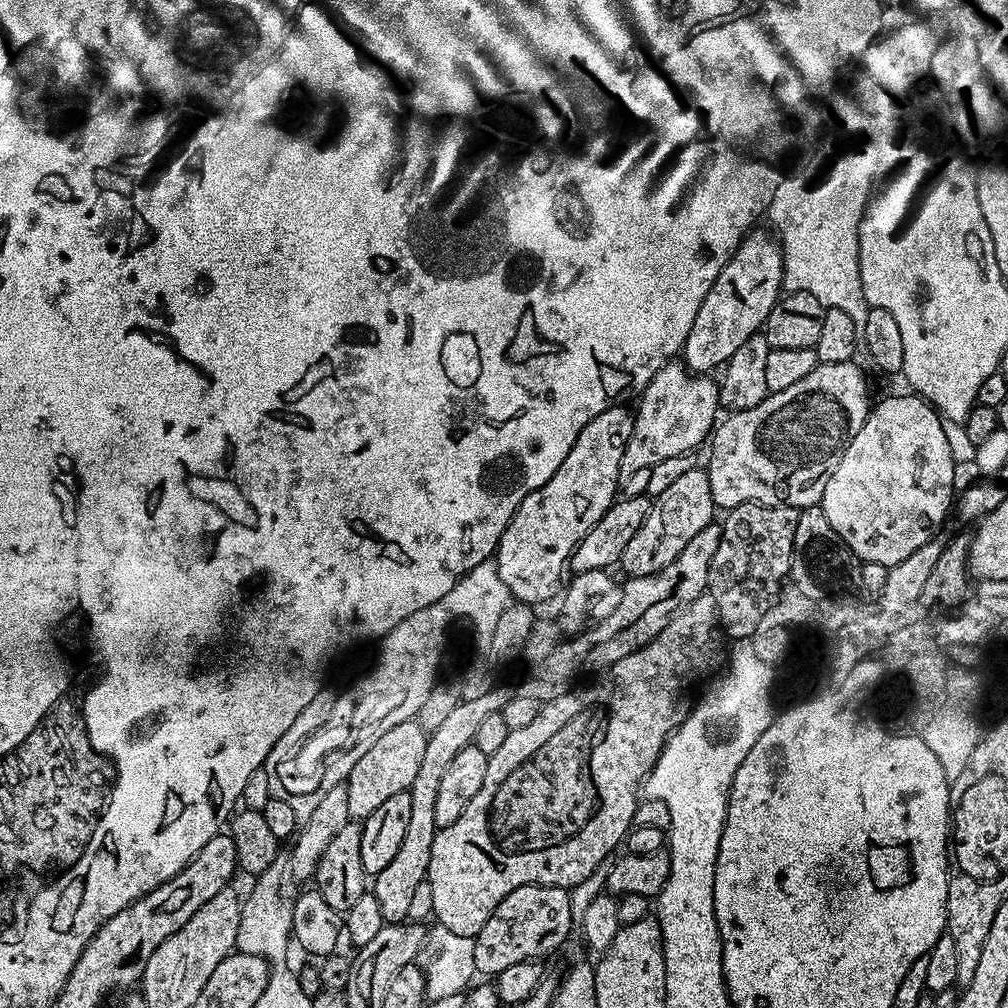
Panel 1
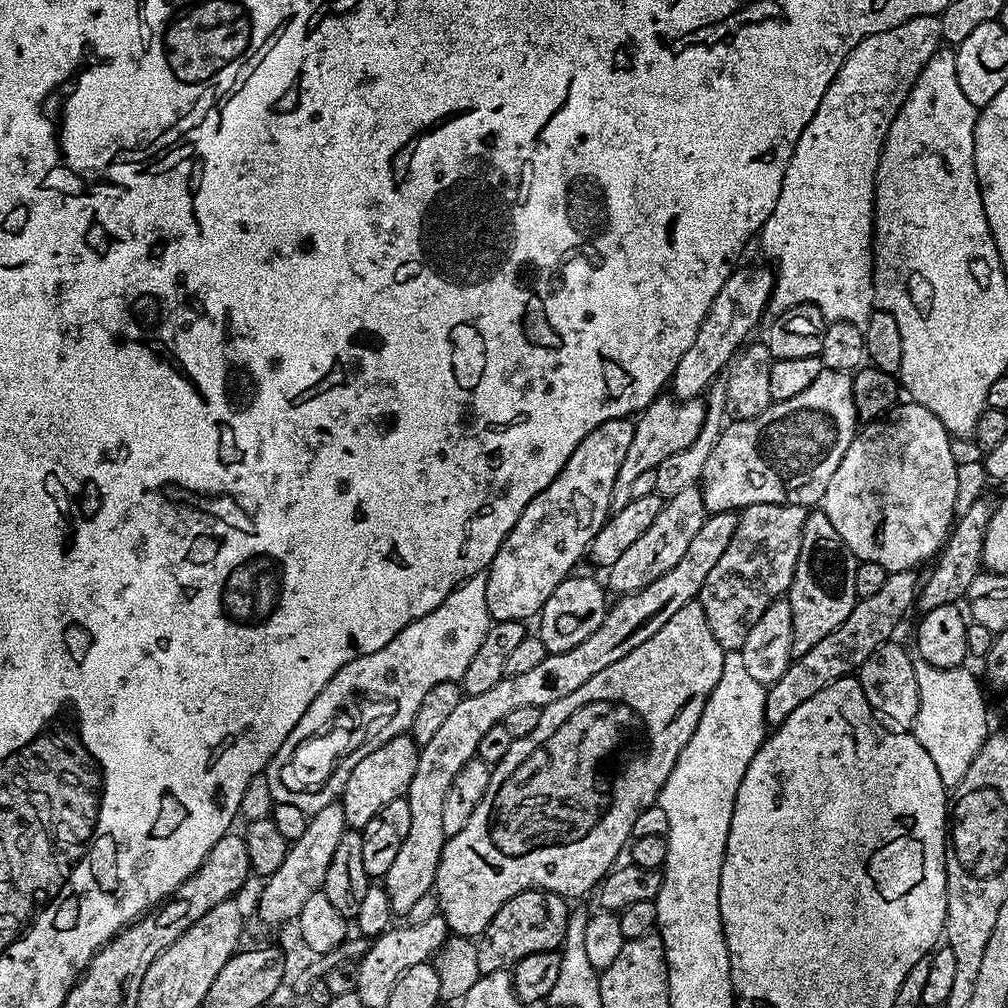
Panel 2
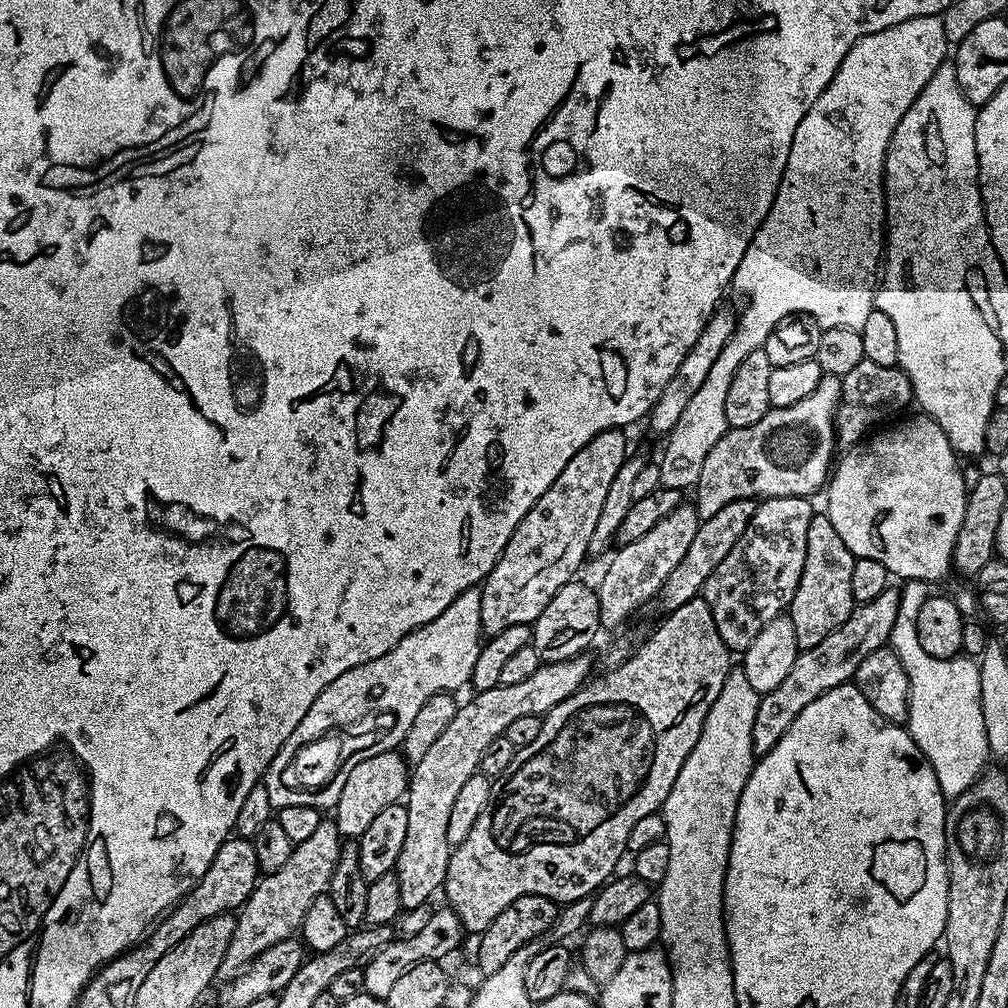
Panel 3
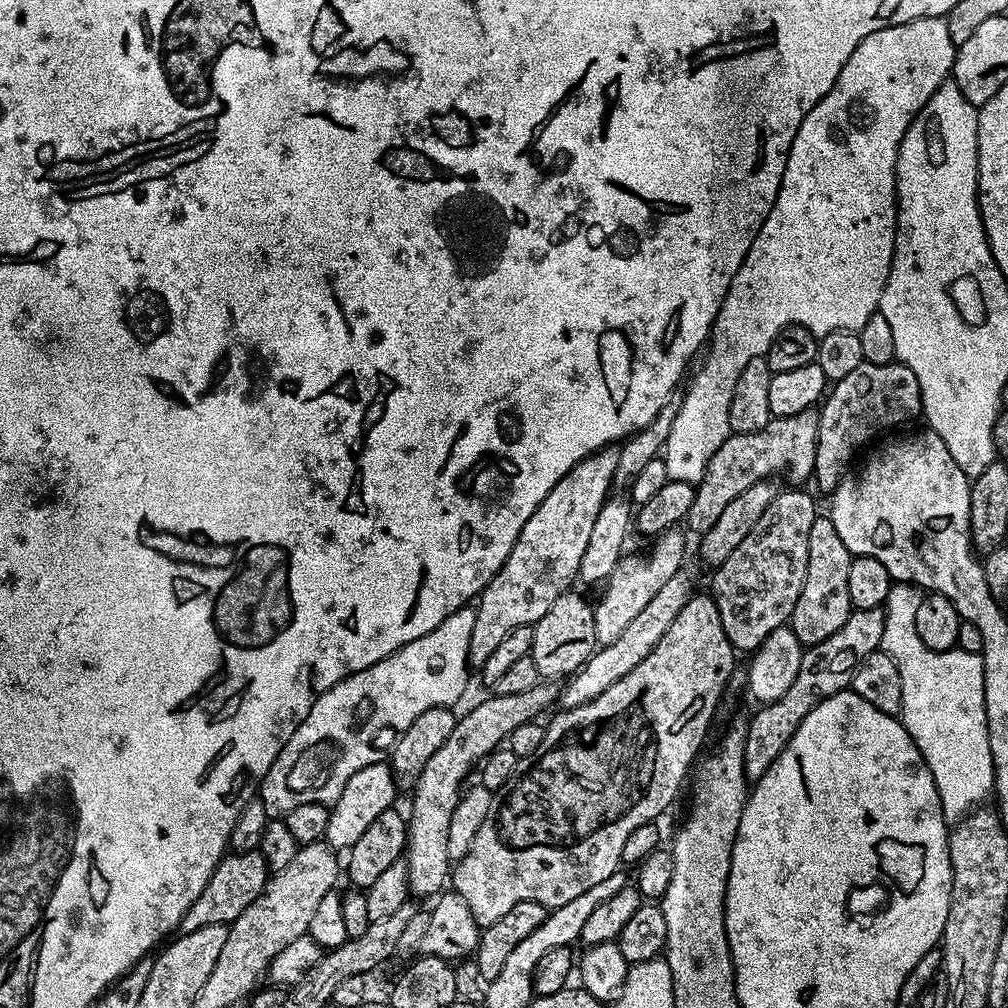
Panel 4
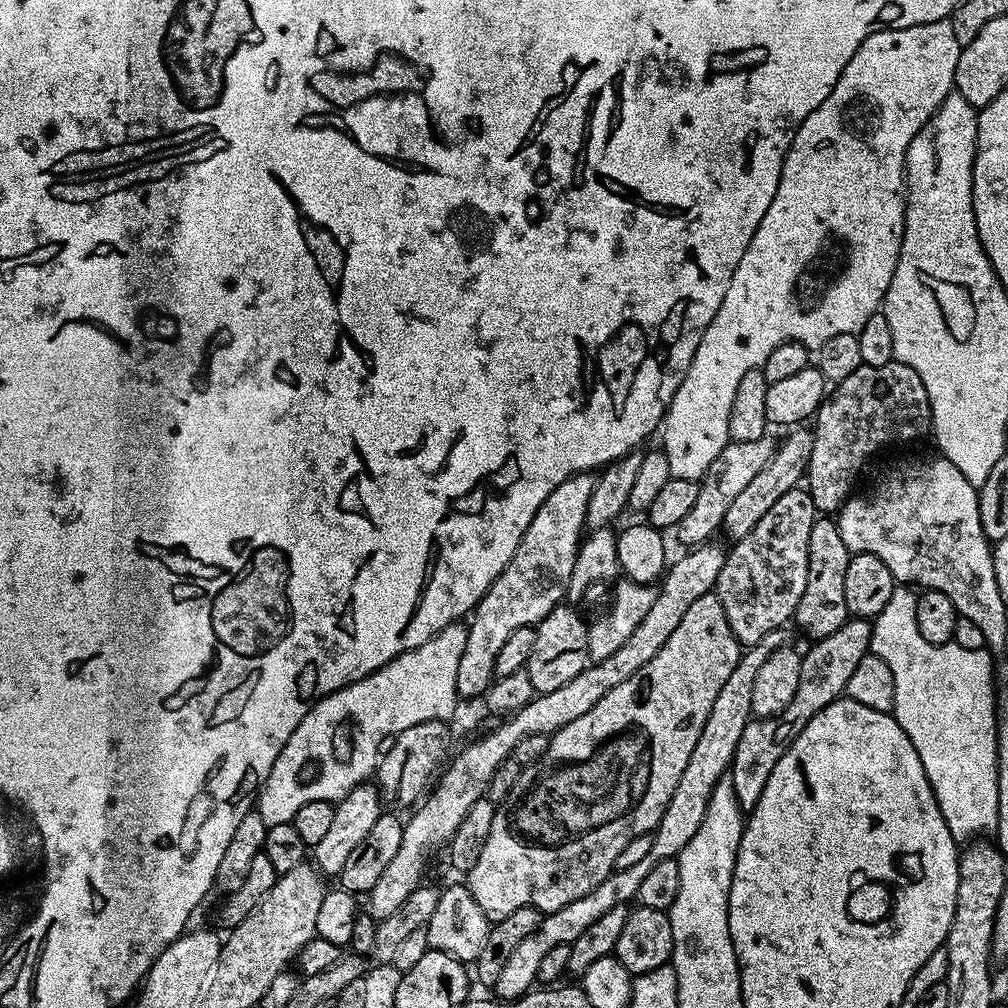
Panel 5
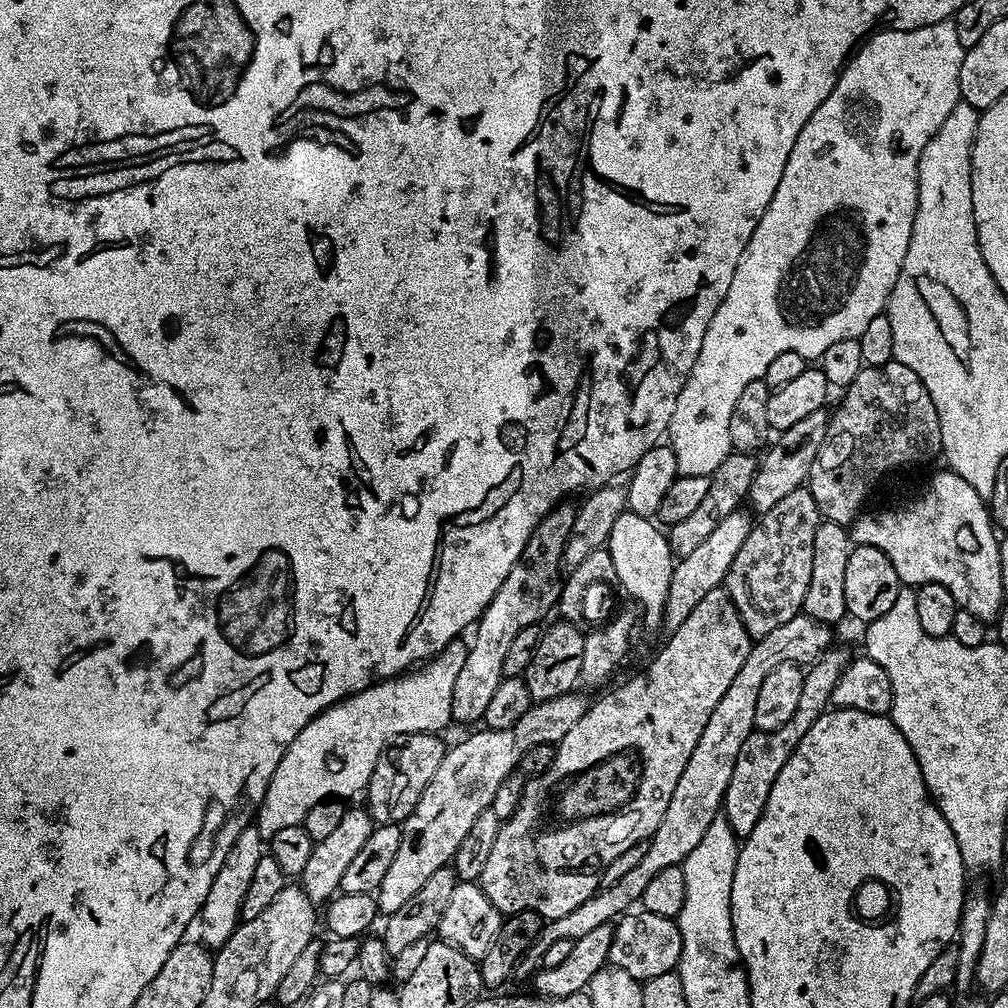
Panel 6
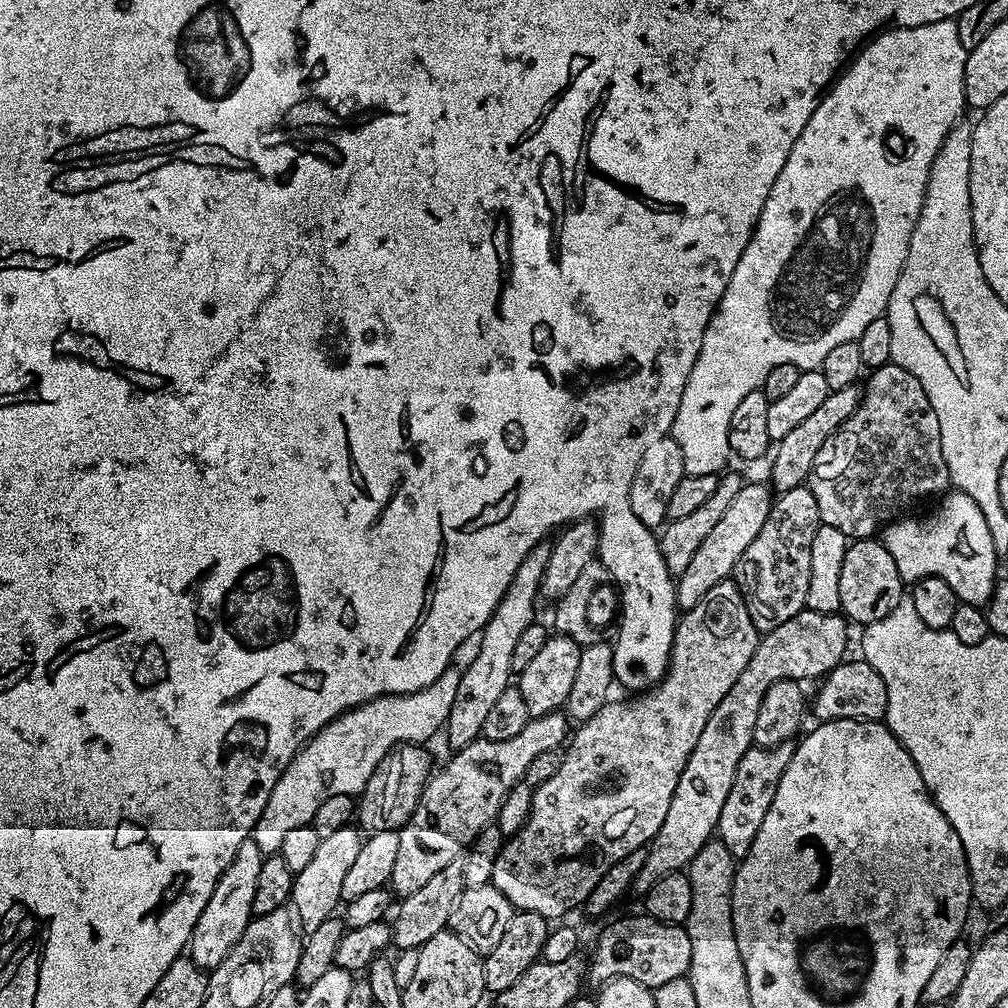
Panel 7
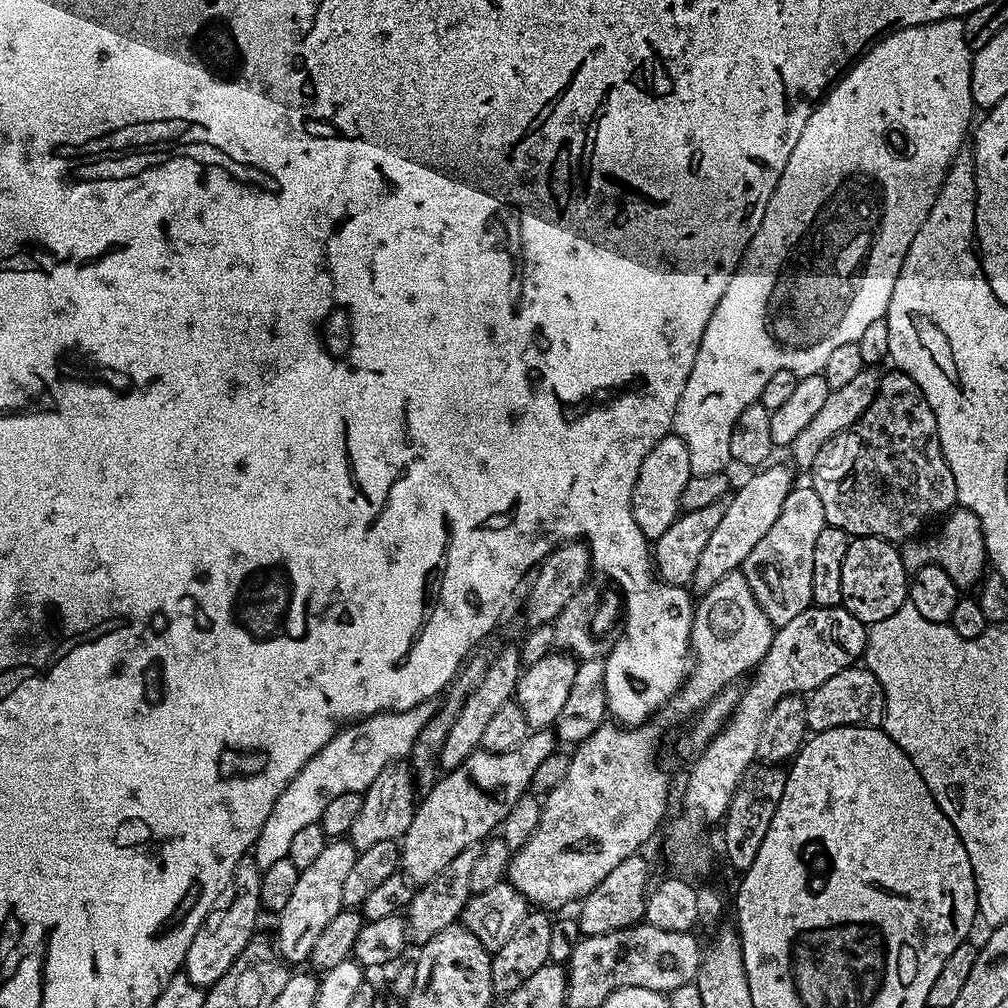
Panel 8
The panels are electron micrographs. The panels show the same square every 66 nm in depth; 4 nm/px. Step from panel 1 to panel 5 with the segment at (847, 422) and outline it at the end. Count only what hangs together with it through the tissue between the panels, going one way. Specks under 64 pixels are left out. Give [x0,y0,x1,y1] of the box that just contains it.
[674,438,777,546]

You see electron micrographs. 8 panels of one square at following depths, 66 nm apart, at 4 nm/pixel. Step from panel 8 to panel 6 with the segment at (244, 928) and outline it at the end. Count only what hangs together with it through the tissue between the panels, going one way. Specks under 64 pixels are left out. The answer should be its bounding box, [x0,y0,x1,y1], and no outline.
[198,826,266,950]

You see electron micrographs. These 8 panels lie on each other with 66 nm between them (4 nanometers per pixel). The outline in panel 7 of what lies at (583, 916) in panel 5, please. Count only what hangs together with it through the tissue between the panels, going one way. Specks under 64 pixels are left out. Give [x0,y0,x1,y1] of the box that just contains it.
[632,610,850,898]

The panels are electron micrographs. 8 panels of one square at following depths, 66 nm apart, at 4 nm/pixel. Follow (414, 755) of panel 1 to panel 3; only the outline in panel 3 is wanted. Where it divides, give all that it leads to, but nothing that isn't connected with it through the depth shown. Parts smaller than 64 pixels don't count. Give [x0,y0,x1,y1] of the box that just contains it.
[334,750,409,838]

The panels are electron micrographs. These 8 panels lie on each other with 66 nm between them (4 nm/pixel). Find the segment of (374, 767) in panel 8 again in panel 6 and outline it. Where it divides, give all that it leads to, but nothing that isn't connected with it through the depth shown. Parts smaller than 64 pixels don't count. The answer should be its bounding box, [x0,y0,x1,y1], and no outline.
[254,638,468,838]

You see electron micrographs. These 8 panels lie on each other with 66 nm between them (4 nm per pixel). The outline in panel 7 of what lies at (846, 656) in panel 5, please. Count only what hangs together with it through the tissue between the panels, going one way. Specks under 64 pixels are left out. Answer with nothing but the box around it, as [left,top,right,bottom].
[715,742,796,858]

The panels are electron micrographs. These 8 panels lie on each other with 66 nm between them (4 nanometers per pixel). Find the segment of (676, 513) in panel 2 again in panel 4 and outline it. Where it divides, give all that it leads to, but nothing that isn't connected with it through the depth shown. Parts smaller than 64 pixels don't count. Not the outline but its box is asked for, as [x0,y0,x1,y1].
[593,530,685,645]

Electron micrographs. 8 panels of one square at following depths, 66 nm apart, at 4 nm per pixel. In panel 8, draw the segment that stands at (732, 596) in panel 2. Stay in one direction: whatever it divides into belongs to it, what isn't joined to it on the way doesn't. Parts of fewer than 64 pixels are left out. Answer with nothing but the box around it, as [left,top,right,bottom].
[742,486,826,626]

